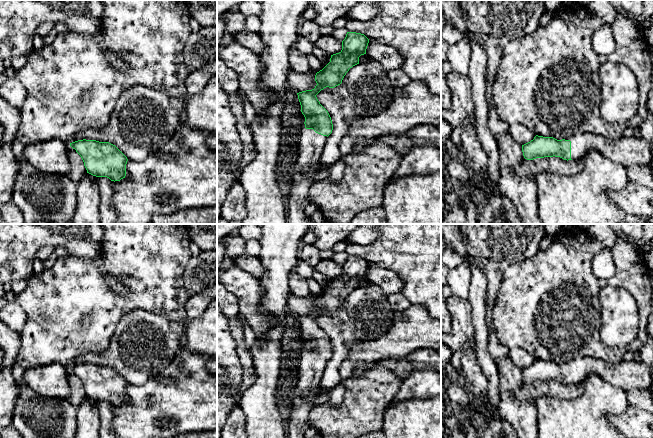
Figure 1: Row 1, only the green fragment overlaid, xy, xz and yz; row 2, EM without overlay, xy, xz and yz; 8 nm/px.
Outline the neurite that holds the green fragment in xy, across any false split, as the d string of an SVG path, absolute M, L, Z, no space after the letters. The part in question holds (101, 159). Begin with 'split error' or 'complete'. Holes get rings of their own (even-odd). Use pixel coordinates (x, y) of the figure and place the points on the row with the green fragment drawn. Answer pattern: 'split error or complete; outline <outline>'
complete; outline M83 139L70 143L70 146L81 156L87 173L96 177L107 177L114 182L125 178L128 159L115 145Z

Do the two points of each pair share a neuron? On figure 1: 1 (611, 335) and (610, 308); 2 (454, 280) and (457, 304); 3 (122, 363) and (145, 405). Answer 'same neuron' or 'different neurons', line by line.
1: same neuron
2: different neurons
3: different neurons

